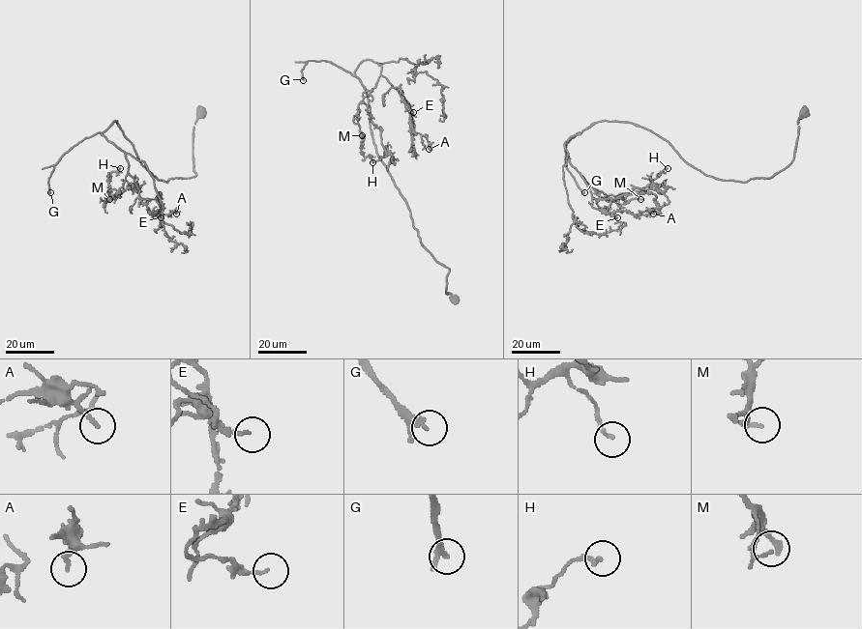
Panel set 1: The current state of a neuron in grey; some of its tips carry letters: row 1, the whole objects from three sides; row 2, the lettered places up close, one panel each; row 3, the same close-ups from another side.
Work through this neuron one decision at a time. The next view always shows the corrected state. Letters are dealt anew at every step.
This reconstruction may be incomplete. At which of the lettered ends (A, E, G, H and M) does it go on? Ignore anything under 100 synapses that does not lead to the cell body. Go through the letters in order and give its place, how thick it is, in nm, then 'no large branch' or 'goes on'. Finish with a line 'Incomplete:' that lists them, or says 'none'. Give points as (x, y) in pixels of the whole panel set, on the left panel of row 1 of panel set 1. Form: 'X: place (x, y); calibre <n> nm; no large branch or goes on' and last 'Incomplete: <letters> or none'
A: place (176, 214); calibre 150 nm; no large branch
E: place (161, 217); calibre 130 nm; no large branch
G: place (50, 192); calibre 140 nm; goes on
H: place (120, 168); calibre 150 nm; no large branch
M: place (109, 199); calibre 80 nm; no large branch
Incomplete: G

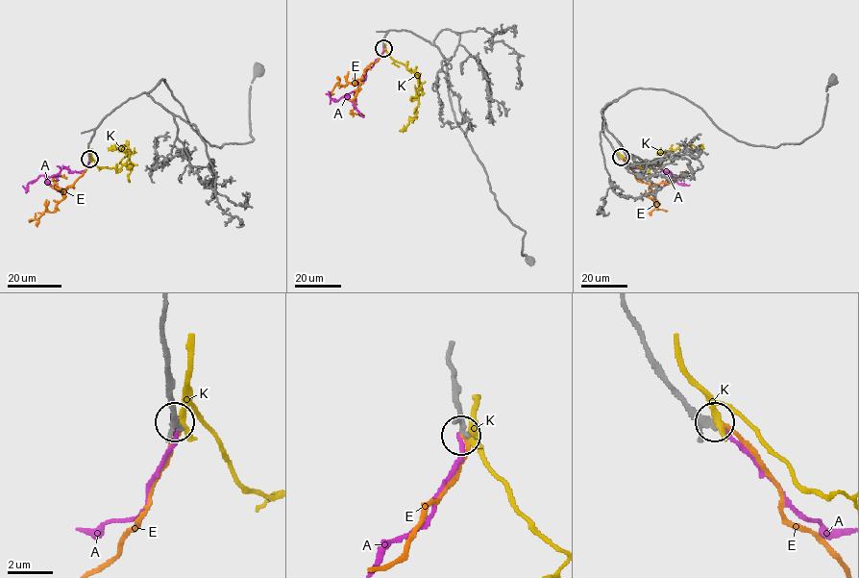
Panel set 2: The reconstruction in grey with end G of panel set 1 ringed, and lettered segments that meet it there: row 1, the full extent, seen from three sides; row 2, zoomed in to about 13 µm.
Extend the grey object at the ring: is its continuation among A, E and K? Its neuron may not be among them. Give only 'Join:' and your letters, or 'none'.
Join: E

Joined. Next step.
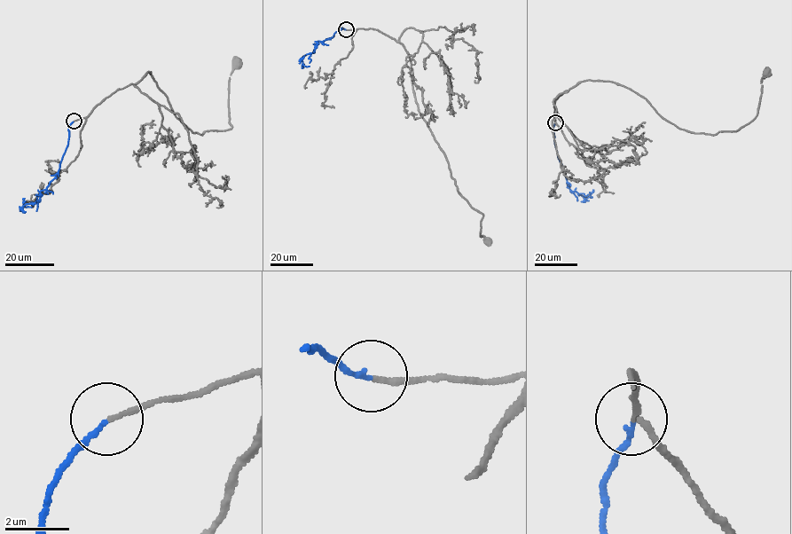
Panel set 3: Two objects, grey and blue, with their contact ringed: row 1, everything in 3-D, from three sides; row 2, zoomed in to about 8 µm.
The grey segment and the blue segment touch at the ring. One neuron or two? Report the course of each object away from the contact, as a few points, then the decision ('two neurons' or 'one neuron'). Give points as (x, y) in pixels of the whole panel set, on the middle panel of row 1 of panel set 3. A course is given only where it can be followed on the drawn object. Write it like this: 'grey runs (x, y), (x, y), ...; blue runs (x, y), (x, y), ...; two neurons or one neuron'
grey runs (346, 29), (378, 29), (400, 43), (410, 59), (419, 113), (457, 190), (483, 215), (480, 234), (488, 240); blue runs (346, 29), (341, 27), (330, 39), (317, 42), (312, 52), (301, 59), (302, 65), (309, 66); one neuron

